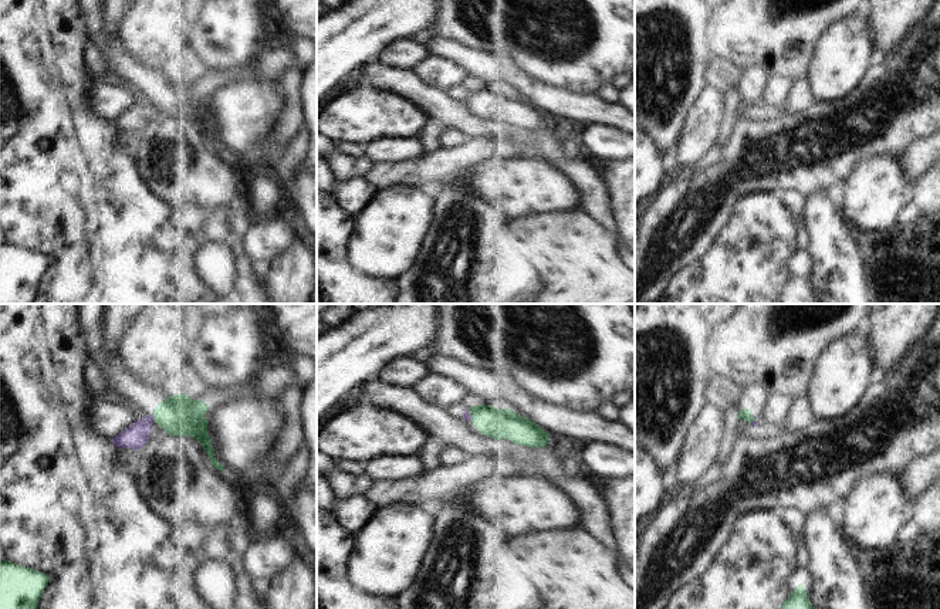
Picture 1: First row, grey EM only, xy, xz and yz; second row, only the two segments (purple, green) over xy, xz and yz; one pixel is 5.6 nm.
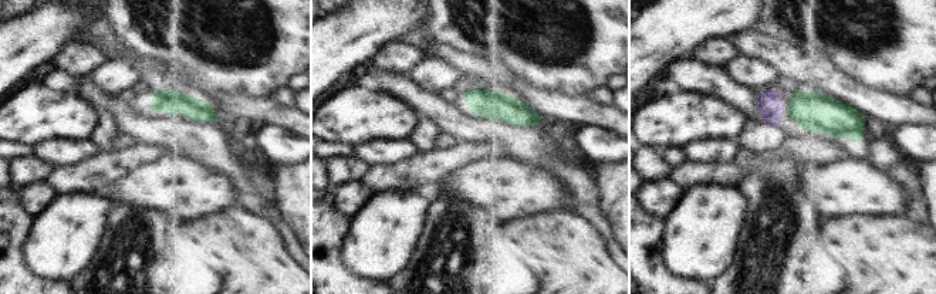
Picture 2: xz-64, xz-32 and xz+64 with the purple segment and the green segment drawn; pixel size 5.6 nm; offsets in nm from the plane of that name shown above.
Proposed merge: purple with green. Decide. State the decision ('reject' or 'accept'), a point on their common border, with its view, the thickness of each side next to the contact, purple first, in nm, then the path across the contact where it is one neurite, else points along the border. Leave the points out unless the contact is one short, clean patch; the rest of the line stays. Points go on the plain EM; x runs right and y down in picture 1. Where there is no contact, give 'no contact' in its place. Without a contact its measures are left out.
reject; meets purple in xy at (152, 100); 140 nm thick on the purple side, 240 nm on the other; border along xy (151, 97), (154, 102)

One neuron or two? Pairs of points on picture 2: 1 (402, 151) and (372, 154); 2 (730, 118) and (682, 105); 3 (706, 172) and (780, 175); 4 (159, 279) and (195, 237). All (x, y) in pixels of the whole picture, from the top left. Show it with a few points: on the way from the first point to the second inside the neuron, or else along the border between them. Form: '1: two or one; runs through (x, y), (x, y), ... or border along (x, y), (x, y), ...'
1: one; runs through (395, 151), (379, 152)
2: one; runs through (719, 115), (693, 115)
3: two; border along (781, 158), (766, 159), (736, 185)
4: two; border along (186, 220), (179, 237)

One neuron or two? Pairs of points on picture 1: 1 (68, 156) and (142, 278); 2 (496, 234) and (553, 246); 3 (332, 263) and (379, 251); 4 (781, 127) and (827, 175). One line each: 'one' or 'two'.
1: one
2: two
3: two
4: one

